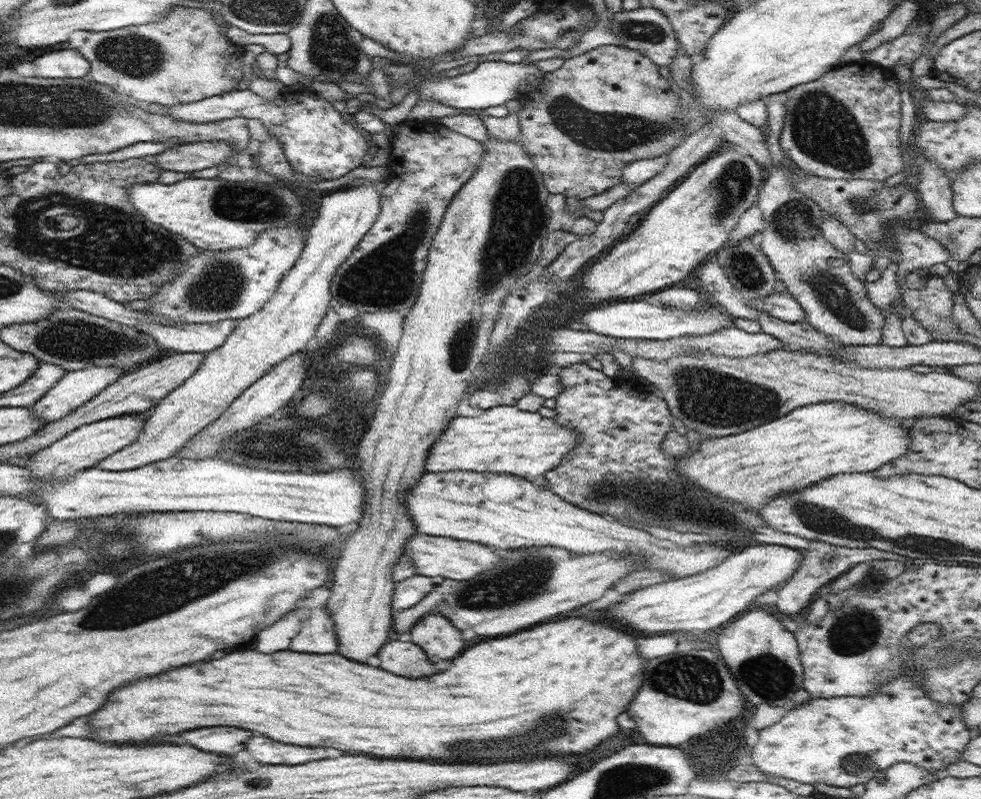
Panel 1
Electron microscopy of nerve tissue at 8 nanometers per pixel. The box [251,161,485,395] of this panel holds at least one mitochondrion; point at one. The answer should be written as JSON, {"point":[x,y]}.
{"point":[386,275]}

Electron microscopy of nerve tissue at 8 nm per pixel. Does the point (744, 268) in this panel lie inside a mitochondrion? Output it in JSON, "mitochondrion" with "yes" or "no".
{"mitochondrion":"yes"}

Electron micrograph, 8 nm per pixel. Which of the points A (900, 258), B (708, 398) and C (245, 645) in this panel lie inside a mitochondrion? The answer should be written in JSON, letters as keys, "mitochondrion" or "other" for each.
{"A":"other","B":"mitochondrion","C":"other"}

